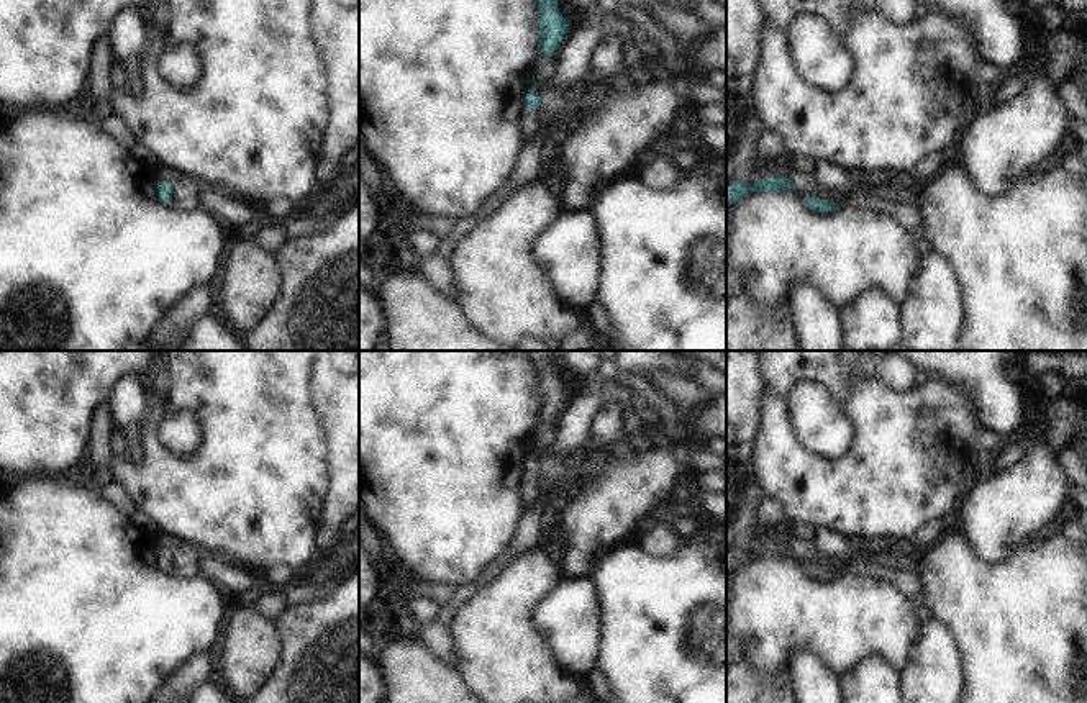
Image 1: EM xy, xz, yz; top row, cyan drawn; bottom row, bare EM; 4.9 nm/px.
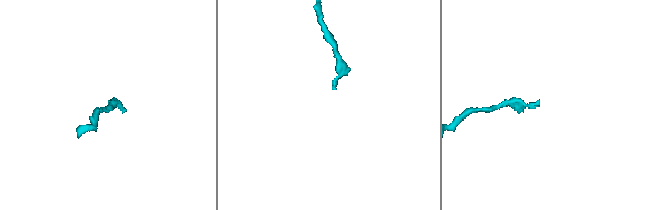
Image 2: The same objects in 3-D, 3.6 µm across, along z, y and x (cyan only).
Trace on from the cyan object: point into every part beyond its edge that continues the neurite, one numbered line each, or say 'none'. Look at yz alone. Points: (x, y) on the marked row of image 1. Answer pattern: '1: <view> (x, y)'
none

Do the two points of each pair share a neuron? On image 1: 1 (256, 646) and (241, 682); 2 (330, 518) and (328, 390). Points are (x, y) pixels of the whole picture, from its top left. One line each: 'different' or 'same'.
1: same
2: same

